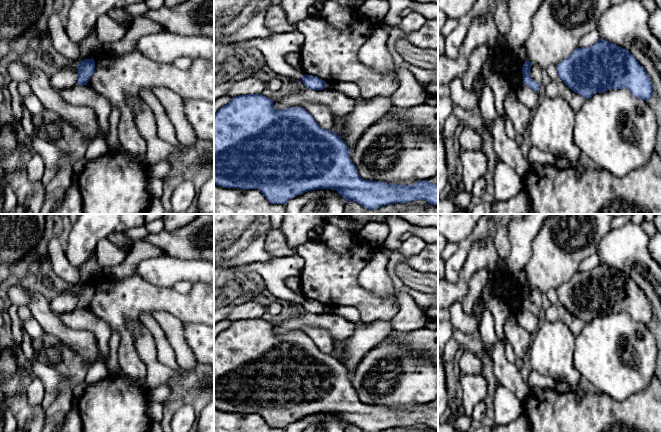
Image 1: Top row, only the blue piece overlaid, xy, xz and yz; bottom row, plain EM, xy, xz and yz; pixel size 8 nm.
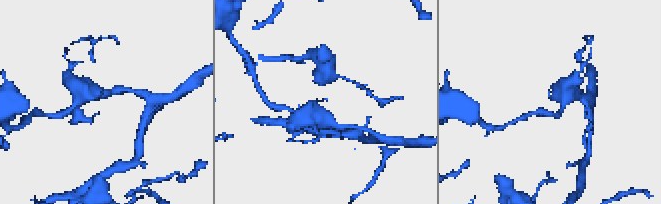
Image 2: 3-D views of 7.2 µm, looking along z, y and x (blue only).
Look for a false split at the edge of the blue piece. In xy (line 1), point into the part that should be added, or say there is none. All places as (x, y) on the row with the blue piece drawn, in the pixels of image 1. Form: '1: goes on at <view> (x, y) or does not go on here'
1: does not go on here

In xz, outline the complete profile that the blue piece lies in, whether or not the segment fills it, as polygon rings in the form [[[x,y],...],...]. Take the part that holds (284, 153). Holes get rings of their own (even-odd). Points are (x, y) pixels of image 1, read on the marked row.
[[[262,94],[239,95],[214,114],[214,183],[223,188],[257,189],[272,204],[286,204],[291,198],[315,189],[336,190],[346,201],[375,210],[382,206],[425,200],[438,206],[438,184],[427,180],[411,185],[395,185],[362,178],[350,159],[349,148],[332,130],[322,128],[301,107],[276,110],[274,100]]]

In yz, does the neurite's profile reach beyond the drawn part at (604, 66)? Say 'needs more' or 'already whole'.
already whole

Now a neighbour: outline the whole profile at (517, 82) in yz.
[[[519,74],[515,77],[512,83],[510,83],[509,87],[511,91],[517,91],[517,89],[523,84],[523,74]]]

